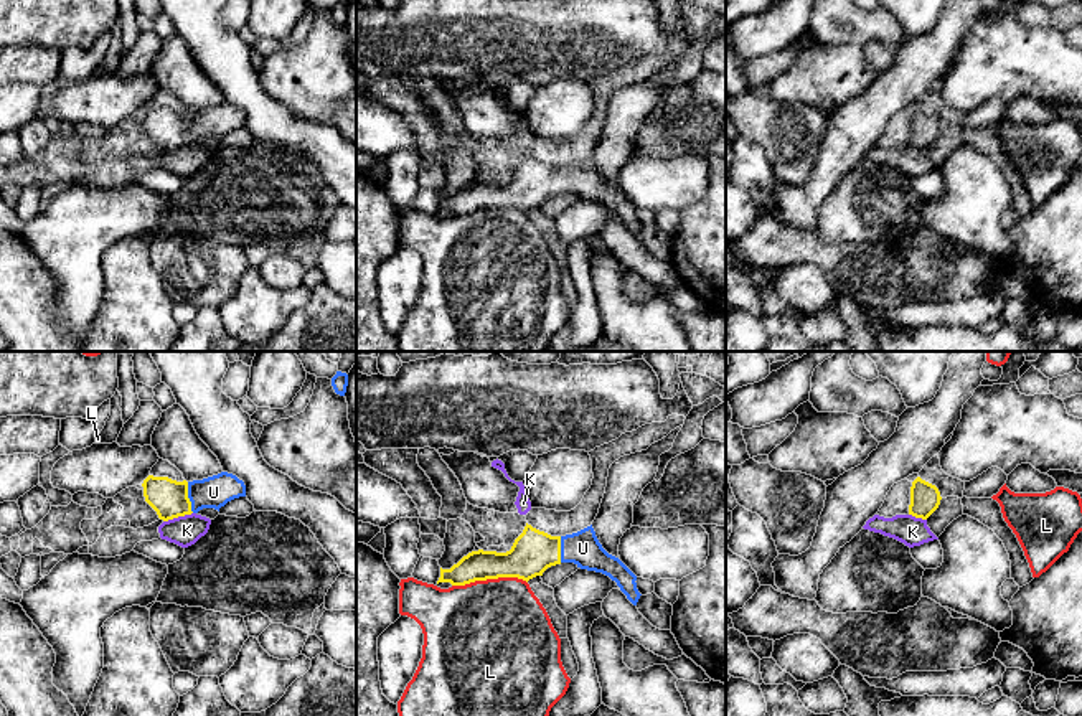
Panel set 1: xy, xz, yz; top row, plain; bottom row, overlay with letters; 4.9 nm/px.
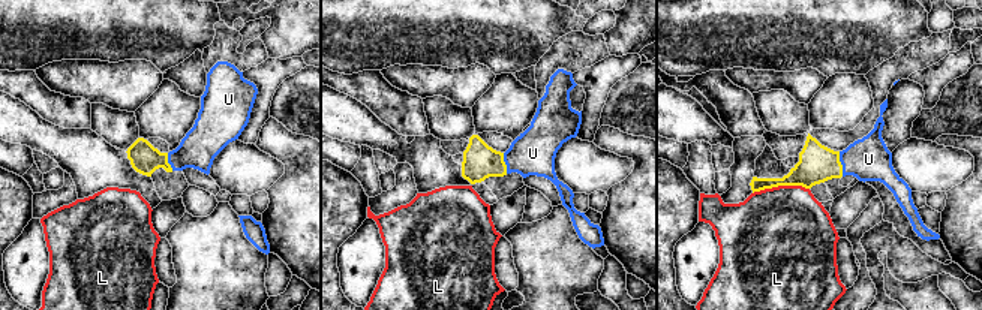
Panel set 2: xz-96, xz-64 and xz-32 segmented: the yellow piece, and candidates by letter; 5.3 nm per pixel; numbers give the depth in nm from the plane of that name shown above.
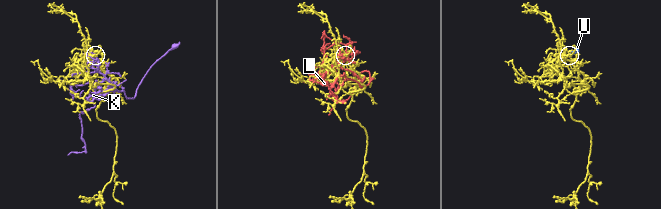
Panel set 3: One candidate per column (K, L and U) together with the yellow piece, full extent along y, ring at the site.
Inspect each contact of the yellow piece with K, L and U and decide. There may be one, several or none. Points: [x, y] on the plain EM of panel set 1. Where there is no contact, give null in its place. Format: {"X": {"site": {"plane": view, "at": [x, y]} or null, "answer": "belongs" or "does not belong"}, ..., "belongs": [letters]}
{"K": {"site": {"plane": "xy", "at": [177, 147]}, "answer": "does not belong"}, "L": {"site": {"plane": "xz", "at": [489, 208]}, "answer": "does not belong"}, "U": {"site": {"plane": "xy", "at": [187, 127]}, "answer": "belongs"}, "belongs": ["U"]}

